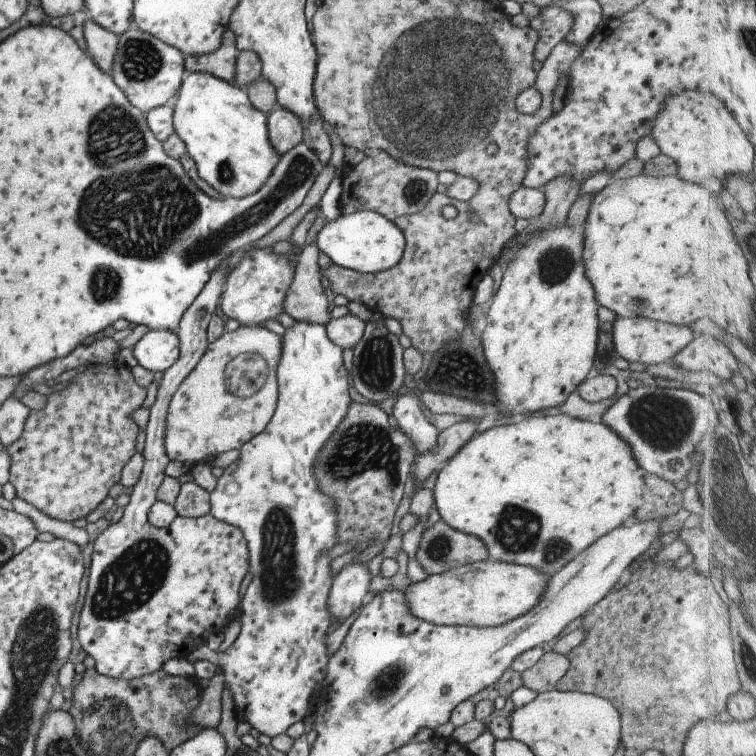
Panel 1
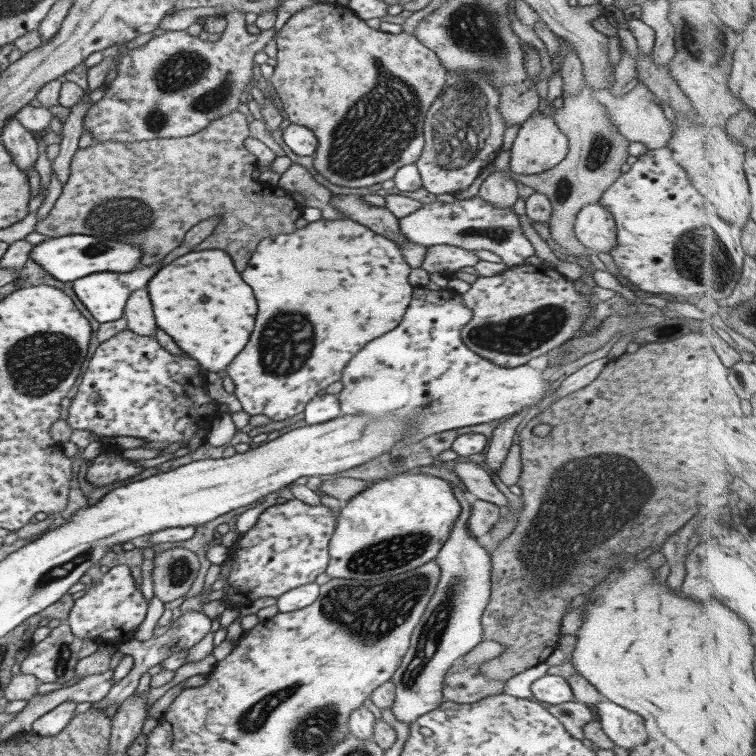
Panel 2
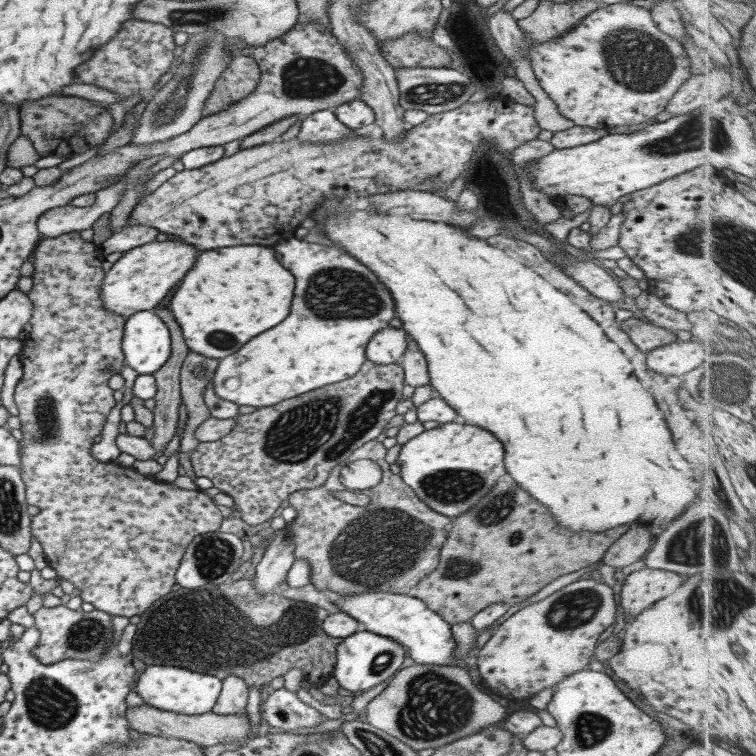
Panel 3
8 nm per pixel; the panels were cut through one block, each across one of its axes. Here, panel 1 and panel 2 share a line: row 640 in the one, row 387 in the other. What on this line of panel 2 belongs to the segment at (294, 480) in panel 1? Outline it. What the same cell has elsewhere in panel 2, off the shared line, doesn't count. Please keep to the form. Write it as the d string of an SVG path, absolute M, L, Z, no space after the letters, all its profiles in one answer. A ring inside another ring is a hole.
M321 218L291 234L262 238L241 274L257 300L255 328L243 350L219 372L221 376L229 376L234 386L232 394L241 404L241 410L249 415L262 414L271 421L285 420L299 414L319 390L340 380L347 361L367 341L399 324L412 295L412 286L407 281L409 269L395 242L349 219Z

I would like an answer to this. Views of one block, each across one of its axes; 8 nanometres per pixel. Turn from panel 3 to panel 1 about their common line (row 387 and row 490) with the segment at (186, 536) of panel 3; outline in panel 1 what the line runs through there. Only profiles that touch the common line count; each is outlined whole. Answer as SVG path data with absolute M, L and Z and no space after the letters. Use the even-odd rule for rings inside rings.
M118 361L111 362L111 364L85 364L85 366L81 366L78 369L74 377L69 380L70 383L63 384L63 388L59 388L59 391L53 391L45 396L43 408L29 410L29 416L25 418L25 424L23 424L23 432L19 434L19 438L15 442L11 442L9 446L5 447L7 454L9 454L9 476L7 480L14 488L15 497L25 500L27 504L31 504L33 508L36 508L39 512L45 514L45 516L60 520L61 522L72 522L77 520L77 518L85 518L87 514L108 496L110 488L120 482L121 469L129 462L133 453L135 453L135 436L137 436L138 431L135 422L129 415L141 408L146 392L146 388L135 384L129 368Z

